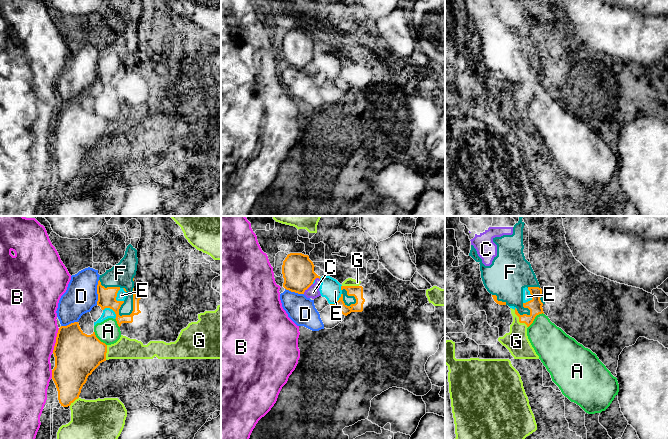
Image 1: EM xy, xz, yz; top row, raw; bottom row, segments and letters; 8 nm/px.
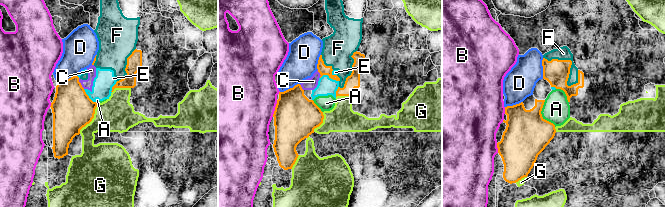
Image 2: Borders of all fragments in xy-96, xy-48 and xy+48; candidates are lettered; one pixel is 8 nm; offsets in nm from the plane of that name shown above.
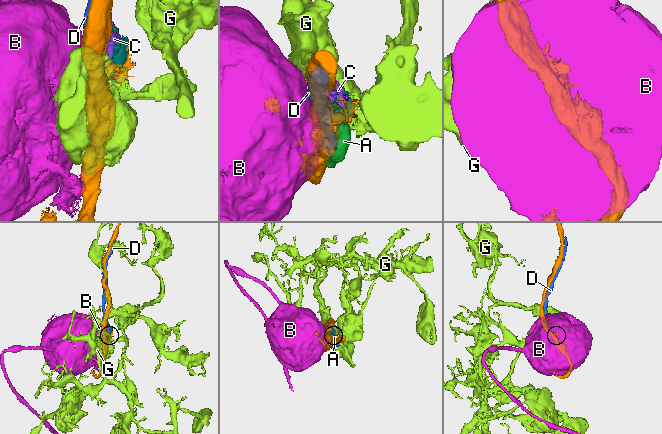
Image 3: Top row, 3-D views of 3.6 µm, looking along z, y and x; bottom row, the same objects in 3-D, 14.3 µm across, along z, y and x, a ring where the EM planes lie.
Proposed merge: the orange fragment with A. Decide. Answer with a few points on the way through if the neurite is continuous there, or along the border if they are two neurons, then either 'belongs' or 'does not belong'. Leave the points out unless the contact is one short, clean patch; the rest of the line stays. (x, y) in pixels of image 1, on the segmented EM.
does not belong

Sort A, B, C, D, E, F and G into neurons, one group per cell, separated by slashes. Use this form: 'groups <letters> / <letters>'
groups A C E F / B / D / G

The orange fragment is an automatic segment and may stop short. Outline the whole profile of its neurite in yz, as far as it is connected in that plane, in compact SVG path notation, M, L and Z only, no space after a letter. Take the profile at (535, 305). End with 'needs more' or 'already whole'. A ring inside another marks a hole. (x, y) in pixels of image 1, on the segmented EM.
M528 287L528 290L530 291L532 299L526 303L523 303L523 307L528 308L530 310L530 314L520 315L515 308L515 314L519 317L519 322L525 323L527 327L529 327L533 323L537 315L542 313L544 314L542 308L543 303L540 300L542 296L542 289L539 287Z; already whole

